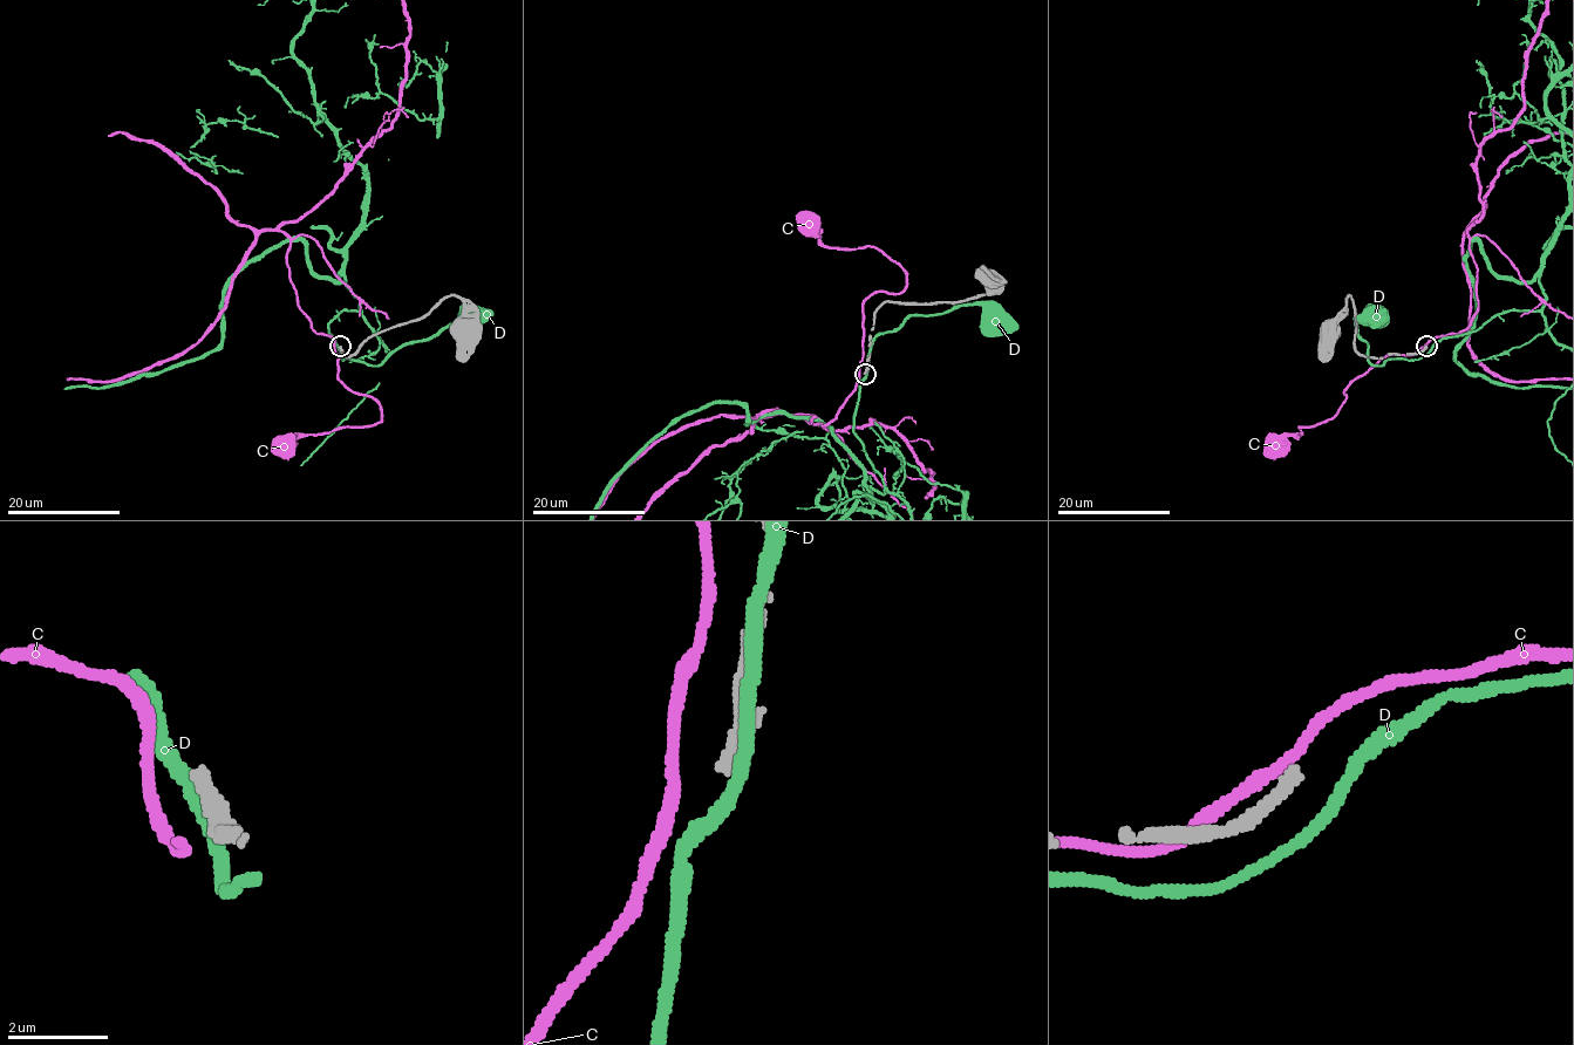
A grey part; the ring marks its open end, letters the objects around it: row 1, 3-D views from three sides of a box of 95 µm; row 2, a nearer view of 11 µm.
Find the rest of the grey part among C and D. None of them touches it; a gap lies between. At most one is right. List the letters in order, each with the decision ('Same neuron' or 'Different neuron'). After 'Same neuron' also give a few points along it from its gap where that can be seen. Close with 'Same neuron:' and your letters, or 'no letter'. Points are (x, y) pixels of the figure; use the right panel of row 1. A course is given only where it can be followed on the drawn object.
C: Different neuron
D: Different neuron
Same neuron: no letter

